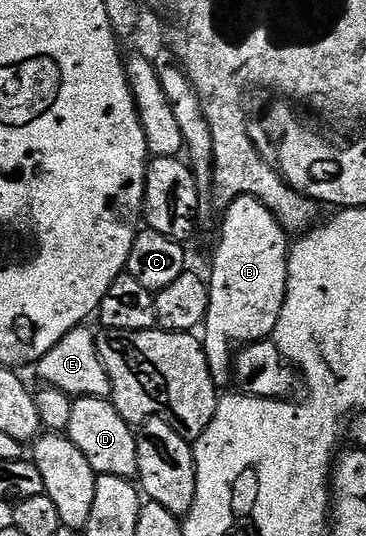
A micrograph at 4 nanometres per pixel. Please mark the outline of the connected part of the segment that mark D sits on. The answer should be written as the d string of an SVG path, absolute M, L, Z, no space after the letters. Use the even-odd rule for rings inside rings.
M103 397L76 398L71 407L67 436L75 443L75 447L79 447L79 451L83 451L94 473L136 478L139 467L137 435L134 426L125 421L123 415L119 415L112 400Z

